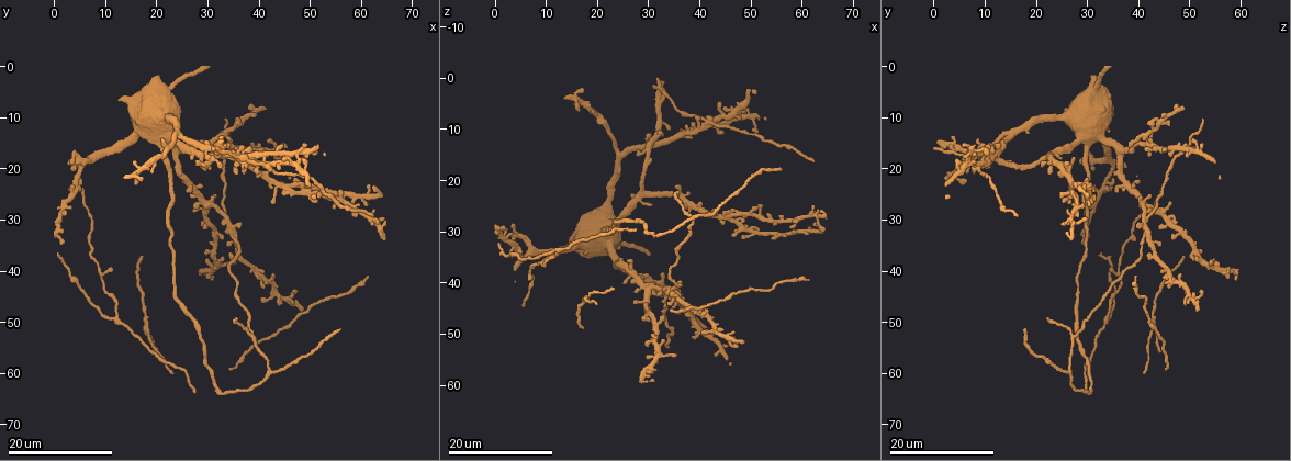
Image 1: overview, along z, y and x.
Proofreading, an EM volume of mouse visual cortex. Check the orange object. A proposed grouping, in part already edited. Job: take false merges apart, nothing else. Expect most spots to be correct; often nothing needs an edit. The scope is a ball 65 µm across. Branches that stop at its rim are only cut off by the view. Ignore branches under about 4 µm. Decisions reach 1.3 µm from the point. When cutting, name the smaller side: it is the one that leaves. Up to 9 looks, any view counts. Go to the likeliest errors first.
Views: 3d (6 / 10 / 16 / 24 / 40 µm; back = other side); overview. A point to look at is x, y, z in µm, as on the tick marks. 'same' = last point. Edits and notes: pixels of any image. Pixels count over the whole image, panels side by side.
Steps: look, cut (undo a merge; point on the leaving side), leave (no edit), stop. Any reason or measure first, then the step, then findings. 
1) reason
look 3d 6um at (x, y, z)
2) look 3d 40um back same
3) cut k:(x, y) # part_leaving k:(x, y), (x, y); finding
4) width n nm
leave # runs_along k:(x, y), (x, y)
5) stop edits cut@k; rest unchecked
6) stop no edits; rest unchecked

three arms meet
look 3d 24um at (33.5, 30.0, 41.5)

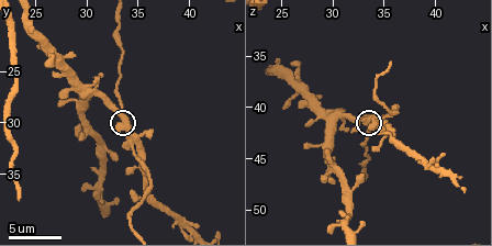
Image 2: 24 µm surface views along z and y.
look 3d 6um same

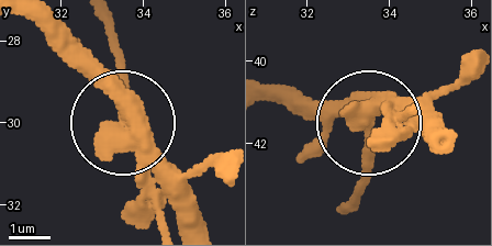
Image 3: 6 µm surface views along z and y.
leave # all the same neuron

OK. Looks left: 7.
three arms meet
look 3d 24um at (39.5, 53.0, 26.5)

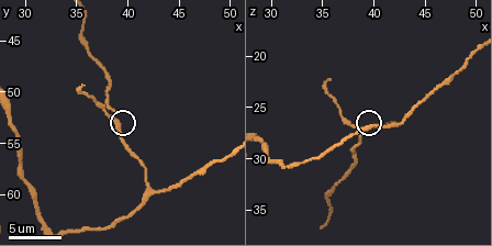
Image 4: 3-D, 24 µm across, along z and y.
look 3d 6um same

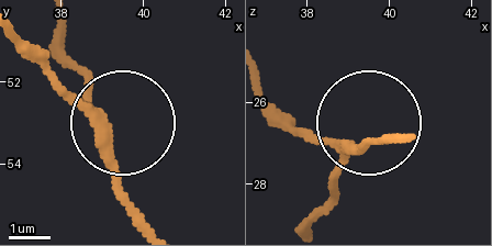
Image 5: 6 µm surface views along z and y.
other side
look 3d 6um back at (38.85, 53.05, 27.05)

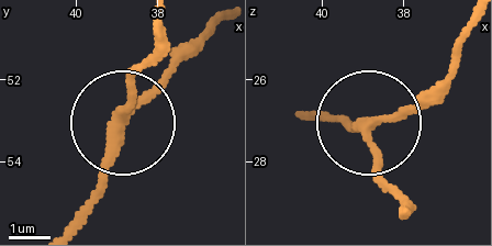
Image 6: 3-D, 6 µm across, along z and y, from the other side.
arms 3
leave # runs_along 6:(403, 210), (375, 130), (442, 105); one neuron here

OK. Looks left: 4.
four or more arms meet
look 3d 24um at (42.0, 19.5, 8.5)

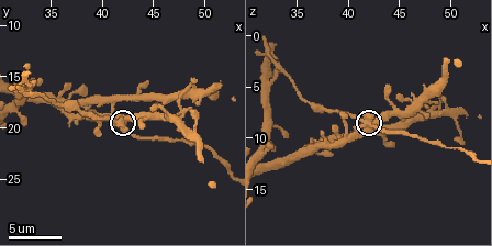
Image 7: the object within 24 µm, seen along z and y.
look 3d 6um same

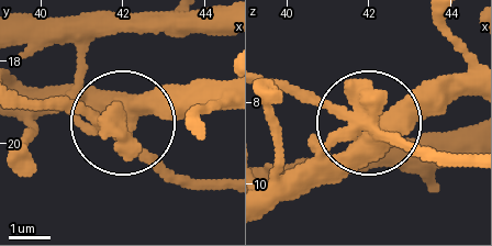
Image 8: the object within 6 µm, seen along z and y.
side_arm 15 um
cut 8:(67, 102) # part_leaving 8:(366, 124), (468, 163); a second neuron is stuck on

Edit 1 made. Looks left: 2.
look 3d 24um at (12.0, 49.5, 33.5)

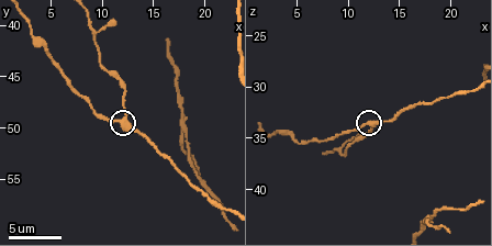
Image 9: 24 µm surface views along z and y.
closer look
look 3d 6um same

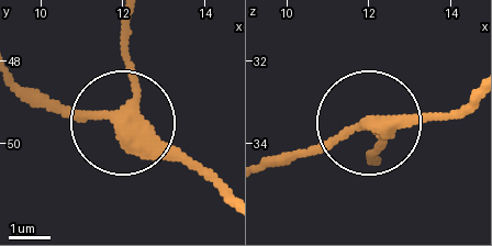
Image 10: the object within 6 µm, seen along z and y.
width 310 nm
leave # all the same neuron

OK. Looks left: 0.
stop edits cut@8; rest unchecked

